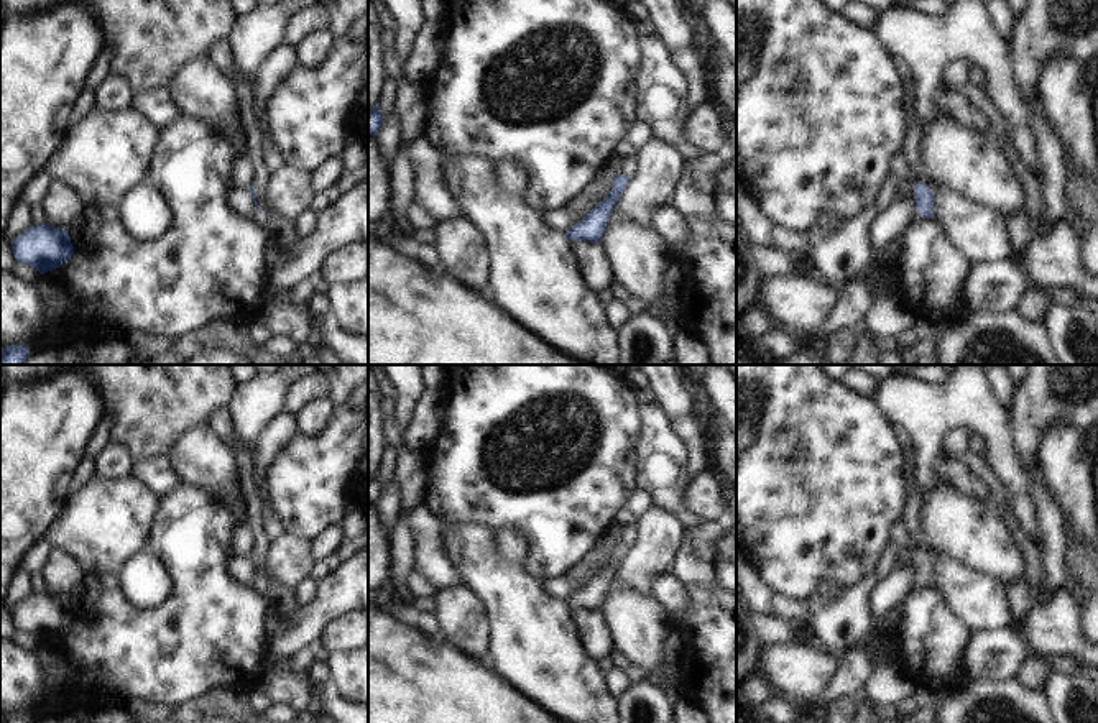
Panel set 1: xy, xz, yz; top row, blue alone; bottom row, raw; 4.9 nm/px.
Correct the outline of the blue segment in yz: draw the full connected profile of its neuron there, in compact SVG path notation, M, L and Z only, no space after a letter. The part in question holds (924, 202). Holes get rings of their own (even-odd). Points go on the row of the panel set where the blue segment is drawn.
M917 182L914 186L914 199L916 199L916 210L922 217L930 219L934 210L934 197L930 187L924 182Z

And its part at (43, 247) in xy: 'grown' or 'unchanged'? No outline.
unchanged

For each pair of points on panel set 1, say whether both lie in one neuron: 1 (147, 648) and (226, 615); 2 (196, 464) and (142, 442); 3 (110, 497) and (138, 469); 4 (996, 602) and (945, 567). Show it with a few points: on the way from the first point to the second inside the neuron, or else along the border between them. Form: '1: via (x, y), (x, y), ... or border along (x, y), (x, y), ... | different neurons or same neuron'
1: via (166, 648), (184, 648), (206, 635) | same neuron
2: border along (198, 426), (183, 432), (166, 455) | different neurons
3: border along (130, 474), (158, 497) | different neurons
4: via (983, 602), (959, 580) | same neuron

